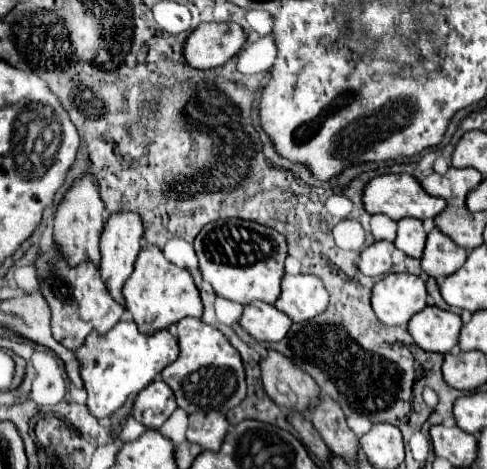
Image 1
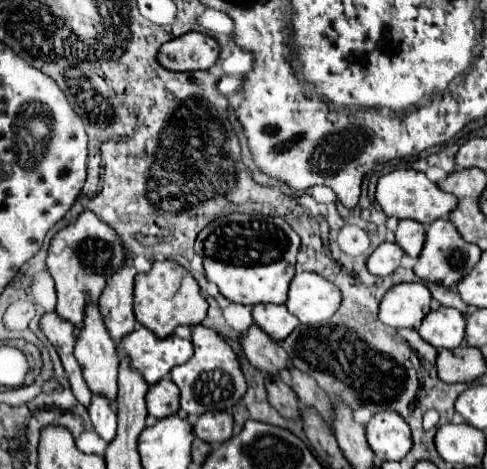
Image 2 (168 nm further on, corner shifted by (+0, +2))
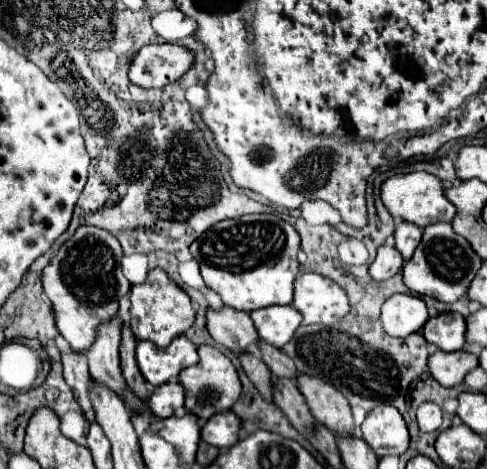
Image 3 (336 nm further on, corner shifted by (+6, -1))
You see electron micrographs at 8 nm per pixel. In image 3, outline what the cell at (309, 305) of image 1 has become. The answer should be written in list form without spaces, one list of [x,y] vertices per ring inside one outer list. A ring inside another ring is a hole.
[[[303,273],[295,279],[293,307],[301,311],[305,325],[333,325],[349,313],[349,297],[333,279]]]

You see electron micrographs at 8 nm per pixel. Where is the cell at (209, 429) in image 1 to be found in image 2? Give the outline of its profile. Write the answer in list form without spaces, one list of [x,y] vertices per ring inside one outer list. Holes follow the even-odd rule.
[[[205,412],[193,424],[193,434],[207,444],[221,444],[233,436],[233,416],[229,412]]]

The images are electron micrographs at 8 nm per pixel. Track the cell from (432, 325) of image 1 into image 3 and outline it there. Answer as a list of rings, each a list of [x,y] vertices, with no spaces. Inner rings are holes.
[[[441,313],[425,323],[423,337],[441,351],[459,351],[465,345],[465,319],[461,313]]]

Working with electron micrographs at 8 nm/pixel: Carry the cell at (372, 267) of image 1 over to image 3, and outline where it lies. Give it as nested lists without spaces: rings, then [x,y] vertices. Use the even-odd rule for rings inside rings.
[[[383,245],[379,247],[377,251],[377,257],[375,261],[371,263],[369,267],[369,273],[375,281],[387,281],[391,279],[395,273],[399,273],[399,269],[403,267],[403,257],[401,253],[395,249],[395,247],[389,247],[389,245]]]

